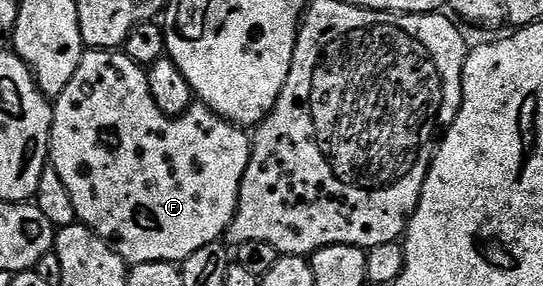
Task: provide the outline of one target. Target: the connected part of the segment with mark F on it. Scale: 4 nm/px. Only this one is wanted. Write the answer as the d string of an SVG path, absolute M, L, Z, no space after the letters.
M116 48L85 49L82 60L78 64L78 72L74 72L74 80L66 84L66 88L55 99L52 107L52 141L50 143L50 165L62 176L62 184L66 184L66 192L70 192L70 200L74 200L74 212L83 225L88 226L98 236L111 242L124 257L124 261L137 266L147 262L174 262L182 264L198 248L211 242L221 241L227 235L228 225L234 220L238 208L238 196L242 176L246 172L246 164L250 164L252 155L252 139L245 127L219 118L210 107L194 104L185 114L177 118L166 116L158 104L154 104L154 96L150 96L150 84L145 67L134 64L130 56L126 56Z

